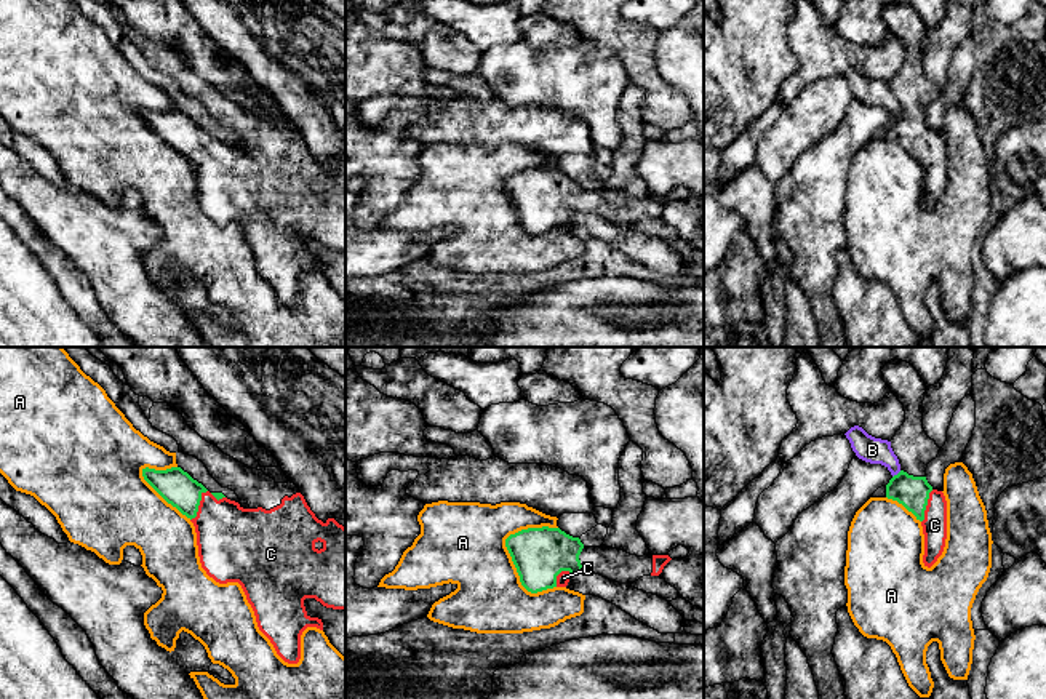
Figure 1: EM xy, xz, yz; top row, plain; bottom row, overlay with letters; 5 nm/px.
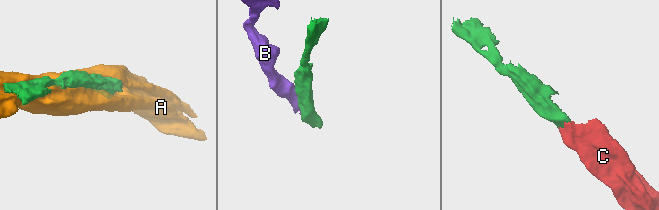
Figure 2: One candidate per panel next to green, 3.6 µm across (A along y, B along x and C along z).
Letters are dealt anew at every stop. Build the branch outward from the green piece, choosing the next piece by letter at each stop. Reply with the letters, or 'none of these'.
C

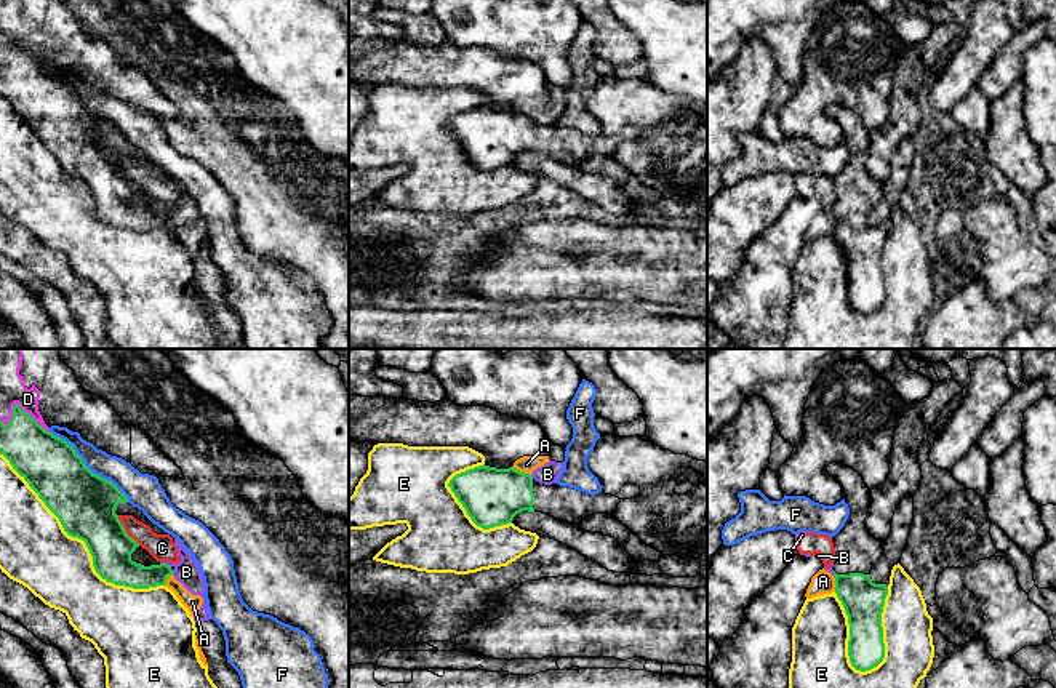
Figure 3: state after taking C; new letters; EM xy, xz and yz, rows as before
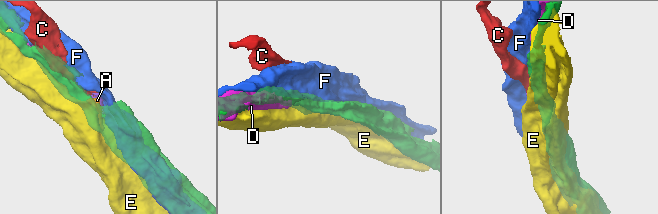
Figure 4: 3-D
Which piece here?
D

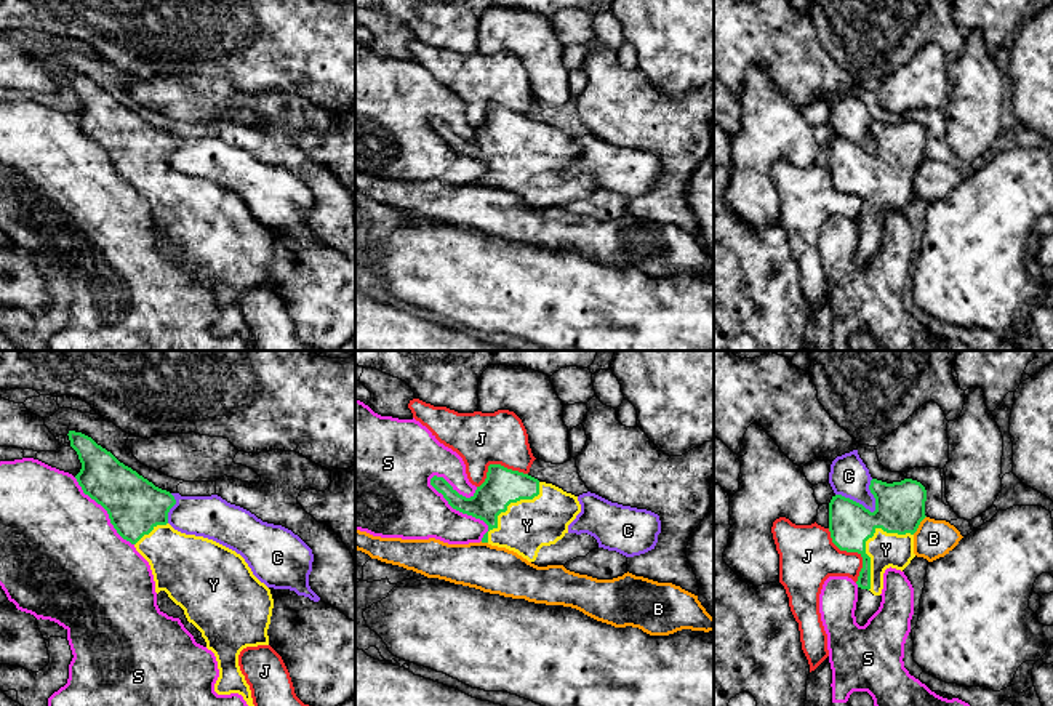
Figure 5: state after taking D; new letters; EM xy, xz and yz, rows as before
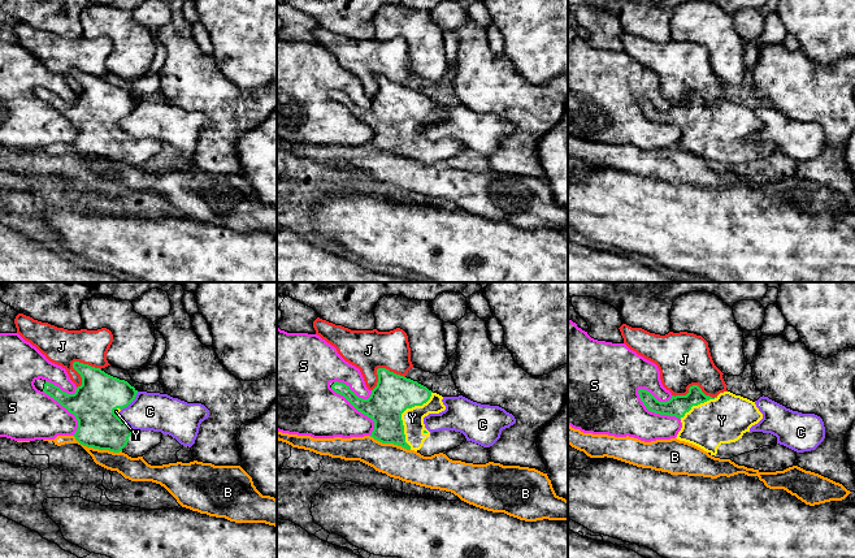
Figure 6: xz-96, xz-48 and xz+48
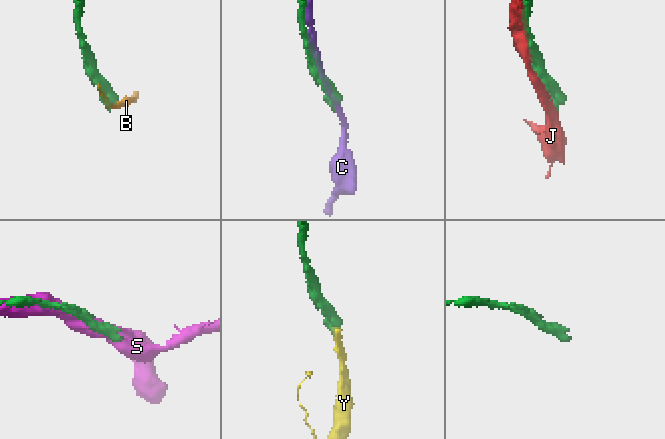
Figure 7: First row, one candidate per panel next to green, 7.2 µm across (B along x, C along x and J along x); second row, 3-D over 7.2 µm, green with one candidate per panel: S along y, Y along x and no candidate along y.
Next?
Y

